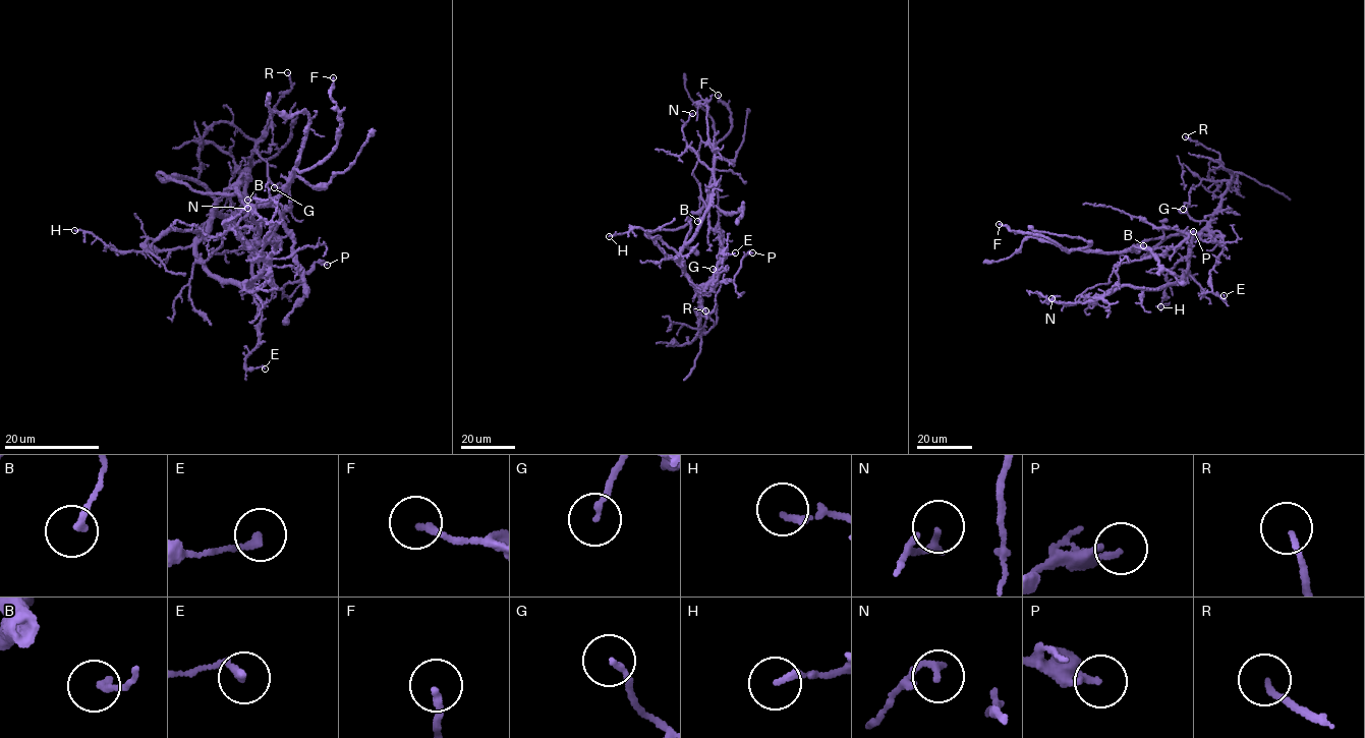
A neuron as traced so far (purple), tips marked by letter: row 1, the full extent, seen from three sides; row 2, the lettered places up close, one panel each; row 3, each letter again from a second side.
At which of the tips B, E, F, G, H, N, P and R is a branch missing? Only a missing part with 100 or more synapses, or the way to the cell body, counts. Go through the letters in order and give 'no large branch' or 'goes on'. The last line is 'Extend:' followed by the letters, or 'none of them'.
B: no large branch
E: no large branch
F: no large branch
G: no large branch
H: no large branch
N: no large branch
P: no large branch
R: no large branch
Extend: none of them

